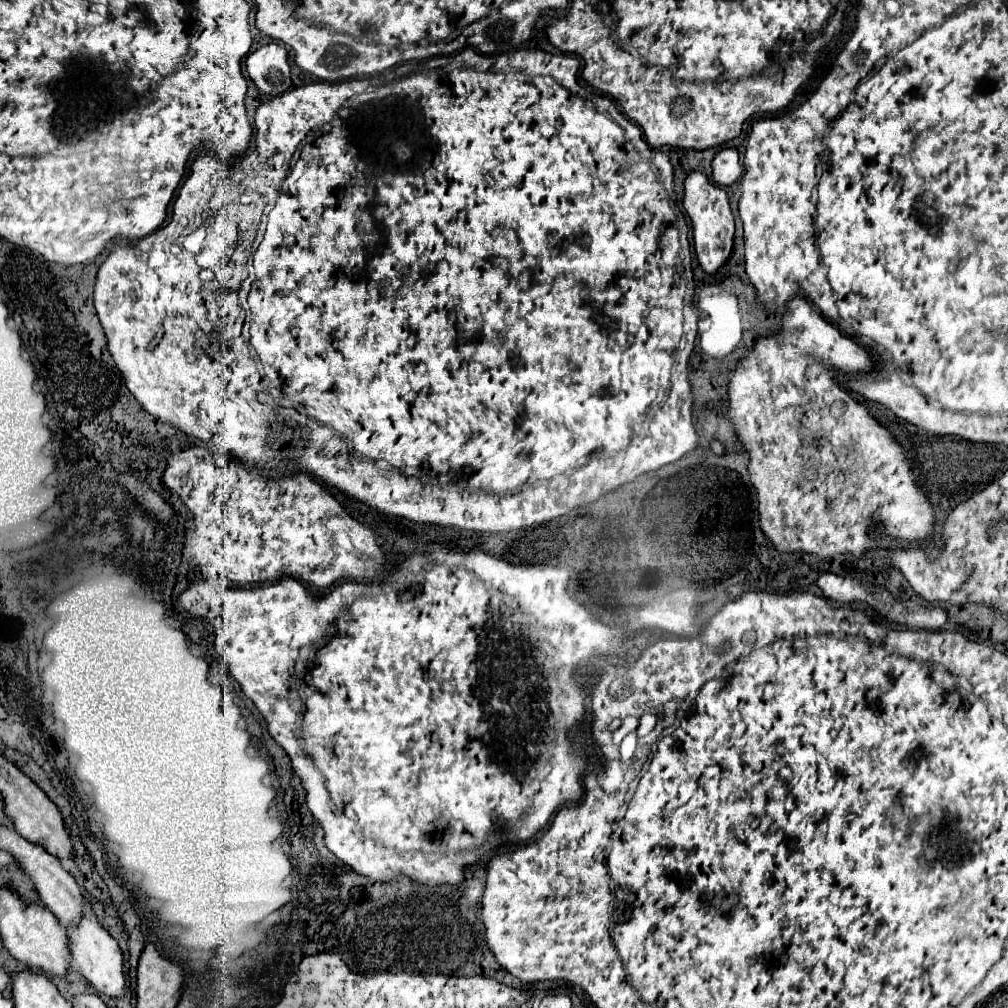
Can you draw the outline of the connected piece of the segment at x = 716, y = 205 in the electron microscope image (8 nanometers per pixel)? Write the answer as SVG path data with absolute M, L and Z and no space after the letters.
M692 172L684 182L684 210L692 220L698 262L708 274L716 274L730 258L734 246L734 216L728 204L728 196L720 186L710 184L702 172Z

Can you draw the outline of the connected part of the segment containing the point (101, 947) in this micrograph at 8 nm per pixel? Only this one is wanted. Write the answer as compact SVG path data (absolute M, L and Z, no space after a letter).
M84 916L76 928L68 928L70 936L70 950L72 962L80 970L80 974L100 992L110 998L122 998L126 992L126 978L124 978L124 958L118 942L90 916Z

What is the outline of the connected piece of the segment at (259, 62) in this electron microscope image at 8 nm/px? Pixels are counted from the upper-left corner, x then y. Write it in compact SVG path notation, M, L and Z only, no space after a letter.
M270 42L246 58L246 72L262 94L278 96L290 88L288 52L282 44Z

